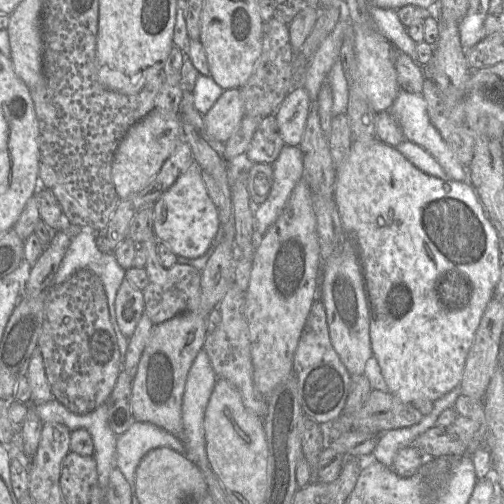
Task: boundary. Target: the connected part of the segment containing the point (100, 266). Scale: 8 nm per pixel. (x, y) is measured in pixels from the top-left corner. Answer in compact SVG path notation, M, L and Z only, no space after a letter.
M71 228L73 229L73 237L71 238L68 249L65 253L62 262L53 277L53 285L59 285L66 281L71 275L80 269L89 269L97 274L105 289L105 293L108 299L109 313L112 325L117 334L117 341L120 349L120 353L123 357L126 353L129 338L125 337L120 331L116 321L115 299L118 289L125 279L125 272L127 269L122 268L117 262L113 252L102 253L96 246L96 237L98 233L91 228Z

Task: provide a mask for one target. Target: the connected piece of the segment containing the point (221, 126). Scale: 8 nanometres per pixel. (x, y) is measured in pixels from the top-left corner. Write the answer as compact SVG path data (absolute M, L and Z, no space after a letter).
M226 89L204 115L205 131L212 140L225 144L244 116L240 89Z

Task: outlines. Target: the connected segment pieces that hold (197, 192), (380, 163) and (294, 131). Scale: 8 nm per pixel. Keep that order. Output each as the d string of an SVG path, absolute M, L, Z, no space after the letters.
M196 161L153 204L153 231L177 256L198 258L209 249L220 229L219 211L210 198Z
M378 138L370 141L352 142L345 161L336 168L334 203L341 217L348 238L355 245L364 282L365 298L369 313L369 335L372 356L376 359L387 390L405 403L417 400L436 401L459 386L467 355L474 342L475 332L488 303L495 297L495 288L500 278L500 239L496 229L487 218L484 208L467 181L443 180L428 175L416 168L395 147Z
M300 85L286 96L275 112L279 132L285 145L299 146L311 103L307 90Z

